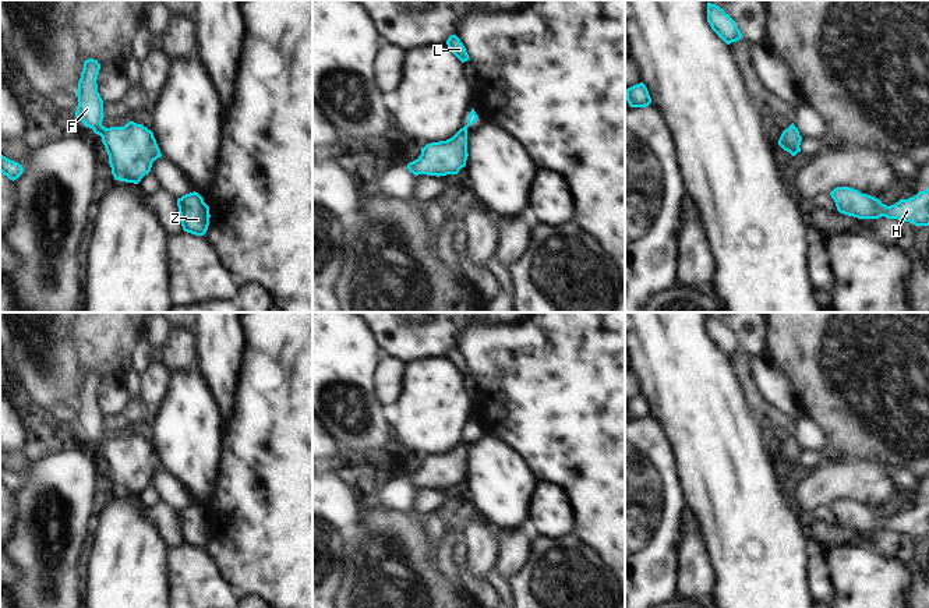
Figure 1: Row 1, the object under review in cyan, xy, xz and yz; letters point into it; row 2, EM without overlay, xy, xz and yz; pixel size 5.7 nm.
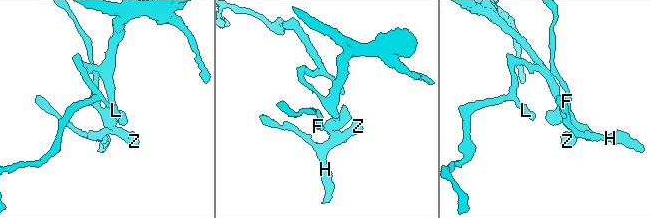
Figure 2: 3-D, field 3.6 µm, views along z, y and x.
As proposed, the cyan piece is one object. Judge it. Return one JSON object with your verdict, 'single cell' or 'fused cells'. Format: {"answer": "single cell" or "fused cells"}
{"answer": "single cell"}

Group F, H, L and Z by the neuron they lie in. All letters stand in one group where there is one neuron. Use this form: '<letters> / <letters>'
F H L Z

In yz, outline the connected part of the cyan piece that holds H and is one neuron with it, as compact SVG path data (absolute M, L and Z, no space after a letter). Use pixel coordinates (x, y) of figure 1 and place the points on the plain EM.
M837 499L830 505L840 526L858 531L898 531L915 538L929 538L929 501L894 517L884 517L880 512L862 506L849 499Z

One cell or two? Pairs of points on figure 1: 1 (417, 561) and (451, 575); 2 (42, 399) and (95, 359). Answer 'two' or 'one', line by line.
1: two
2: two

